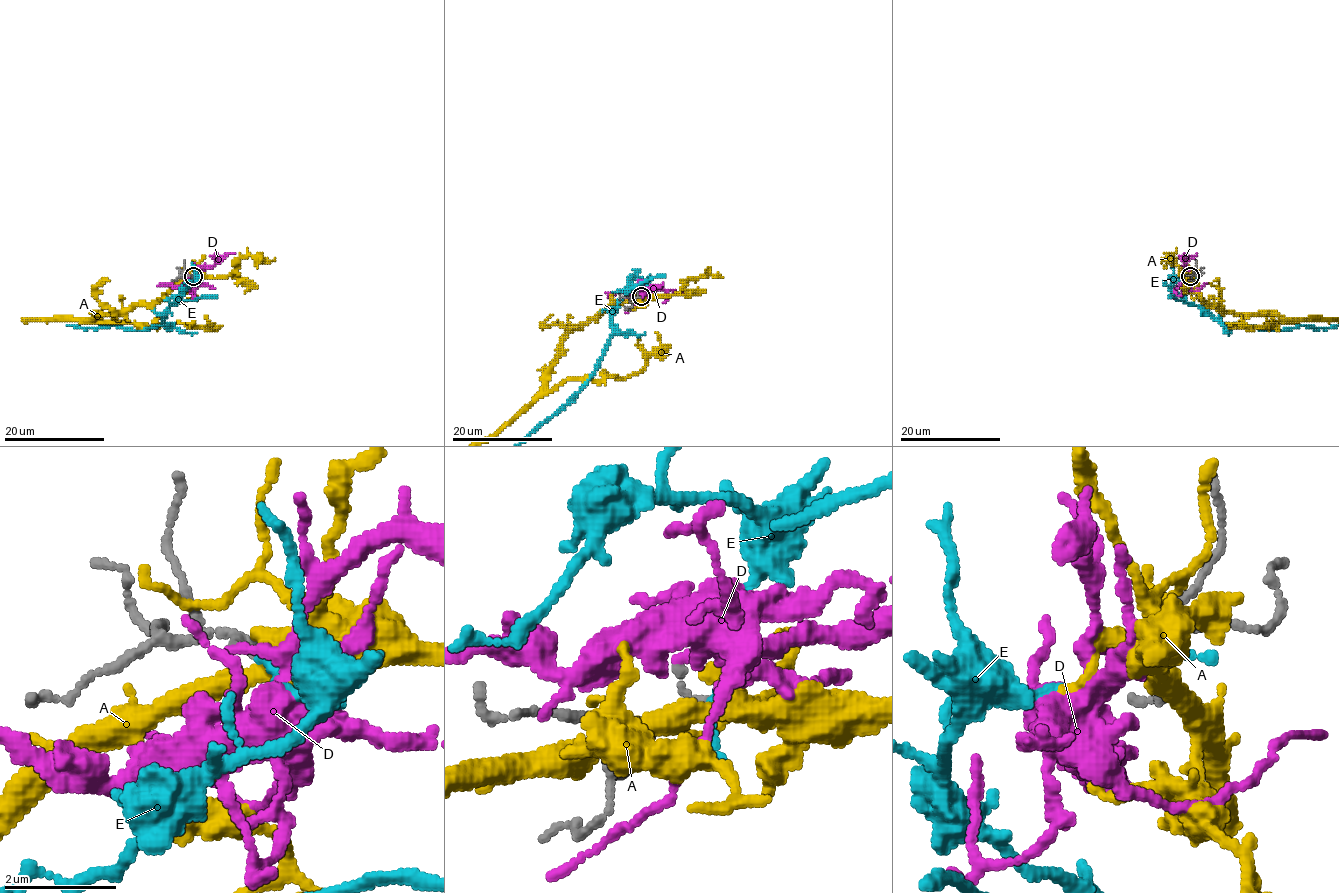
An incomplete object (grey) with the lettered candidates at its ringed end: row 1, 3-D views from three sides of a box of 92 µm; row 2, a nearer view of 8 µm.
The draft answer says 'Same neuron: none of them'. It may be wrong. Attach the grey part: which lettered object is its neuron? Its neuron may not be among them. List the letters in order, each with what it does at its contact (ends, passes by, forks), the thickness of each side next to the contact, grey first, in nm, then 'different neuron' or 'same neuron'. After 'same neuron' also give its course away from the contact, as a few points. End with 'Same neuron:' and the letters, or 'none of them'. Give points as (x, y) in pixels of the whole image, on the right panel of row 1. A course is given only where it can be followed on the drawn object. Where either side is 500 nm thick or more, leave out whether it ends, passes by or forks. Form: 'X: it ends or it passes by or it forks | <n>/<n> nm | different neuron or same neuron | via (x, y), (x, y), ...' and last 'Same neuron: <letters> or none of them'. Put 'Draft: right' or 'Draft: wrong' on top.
Draft: right
A: it forks | 200/400 nm | different neuron
D: it ends | 190/180 nm | different neuron
E: it ends | 200/180 nm | different neuron
Same neuron: none of them

